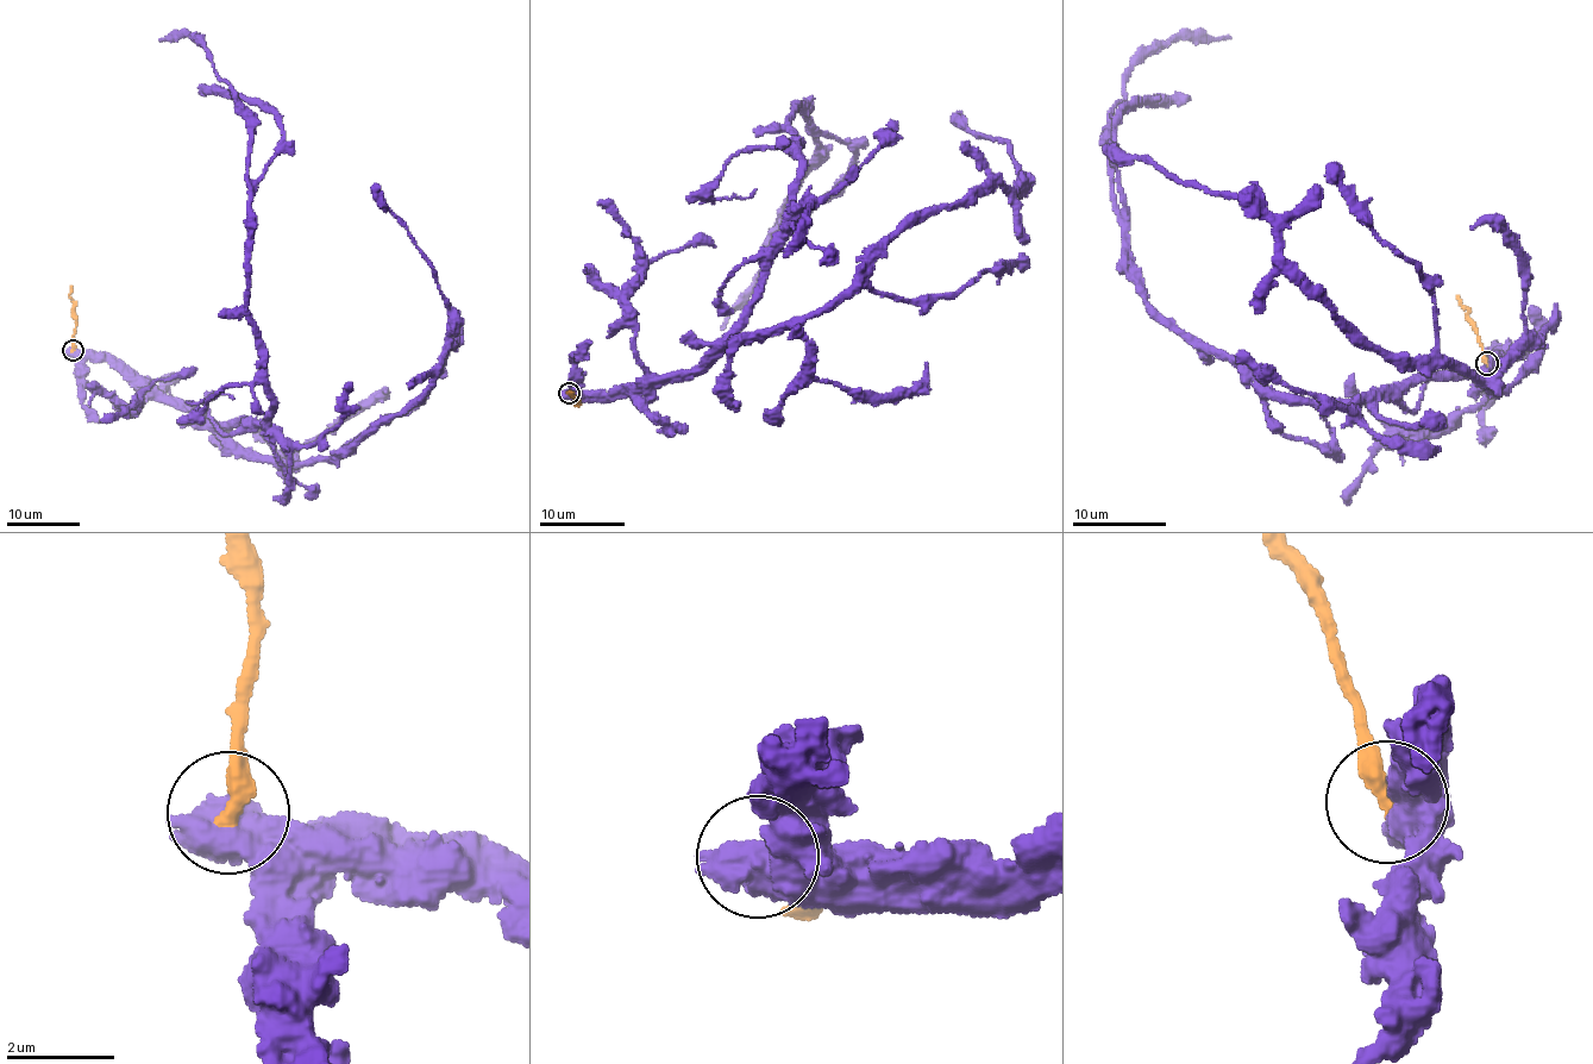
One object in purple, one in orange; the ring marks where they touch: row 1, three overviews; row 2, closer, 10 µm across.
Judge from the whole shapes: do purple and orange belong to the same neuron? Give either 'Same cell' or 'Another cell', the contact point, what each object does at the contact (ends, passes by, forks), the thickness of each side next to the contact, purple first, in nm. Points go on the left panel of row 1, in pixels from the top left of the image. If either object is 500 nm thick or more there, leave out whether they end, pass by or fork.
Another cell. Place: (73, 350). Thickness 900 nm (purple) against 380 nm

